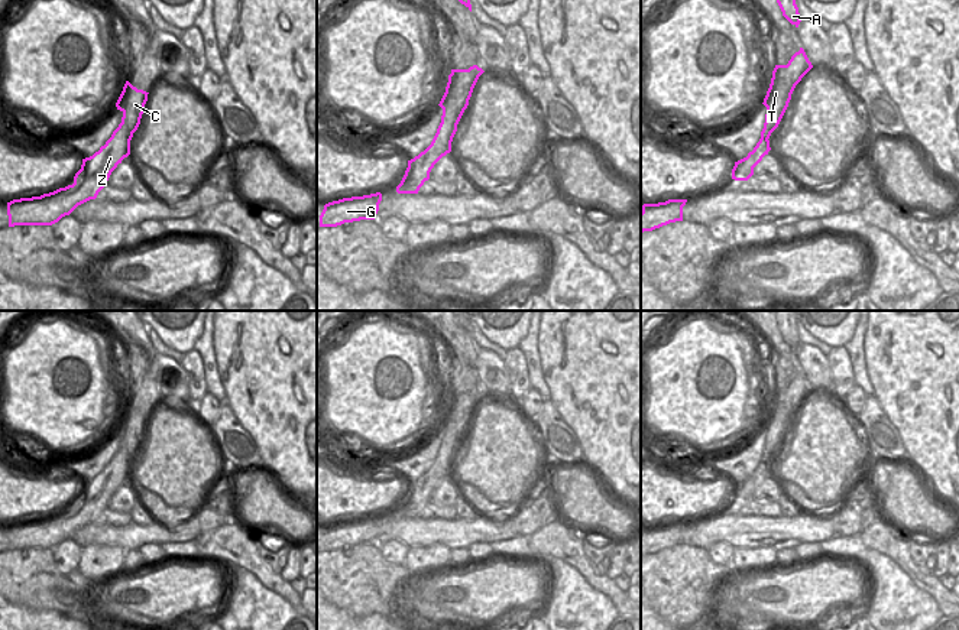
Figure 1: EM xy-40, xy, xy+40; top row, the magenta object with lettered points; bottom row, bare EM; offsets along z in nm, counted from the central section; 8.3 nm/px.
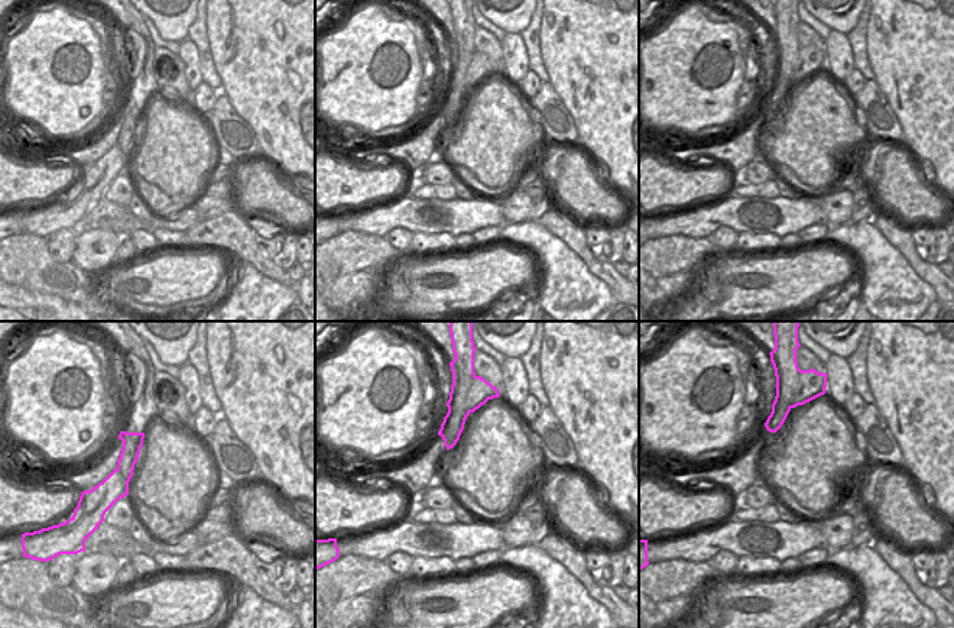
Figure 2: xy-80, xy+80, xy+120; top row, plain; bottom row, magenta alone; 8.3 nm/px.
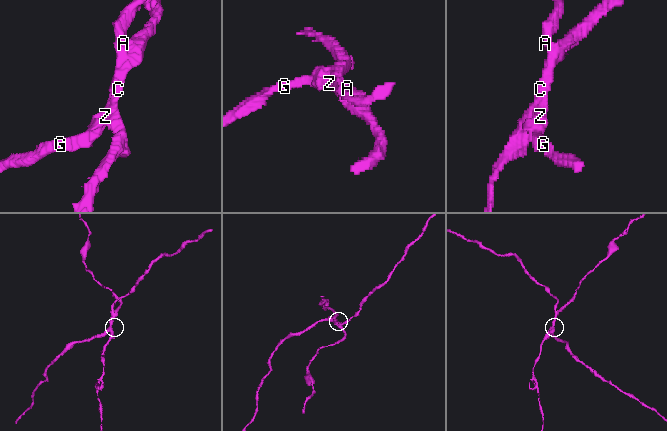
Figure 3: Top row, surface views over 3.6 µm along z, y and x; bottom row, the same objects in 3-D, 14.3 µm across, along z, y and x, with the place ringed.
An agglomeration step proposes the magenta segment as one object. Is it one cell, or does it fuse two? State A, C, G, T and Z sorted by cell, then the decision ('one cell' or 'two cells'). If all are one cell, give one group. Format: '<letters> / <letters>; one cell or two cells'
A G T Z / C; two cells

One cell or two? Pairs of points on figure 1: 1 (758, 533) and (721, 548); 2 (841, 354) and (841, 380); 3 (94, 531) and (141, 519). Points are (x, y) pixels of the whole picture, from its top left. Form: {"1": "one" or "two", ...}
{"1": "two", "2": "one", "3": "two"}

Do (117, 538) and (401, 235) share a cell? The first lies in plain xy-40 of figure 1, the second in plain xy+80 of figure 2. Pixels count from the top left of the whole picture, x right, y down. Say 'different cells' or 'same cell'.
different cells

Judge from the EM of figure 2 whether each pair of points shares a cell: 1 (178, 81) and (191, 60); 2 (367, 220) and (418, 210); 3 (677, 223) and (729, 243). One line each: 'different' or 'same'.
1: different
2: same
3: different

